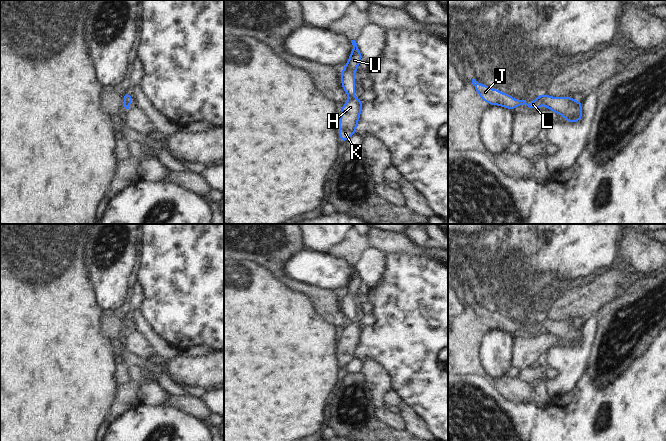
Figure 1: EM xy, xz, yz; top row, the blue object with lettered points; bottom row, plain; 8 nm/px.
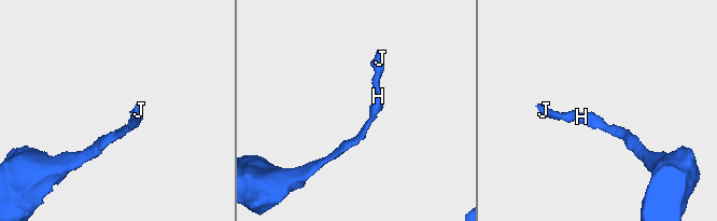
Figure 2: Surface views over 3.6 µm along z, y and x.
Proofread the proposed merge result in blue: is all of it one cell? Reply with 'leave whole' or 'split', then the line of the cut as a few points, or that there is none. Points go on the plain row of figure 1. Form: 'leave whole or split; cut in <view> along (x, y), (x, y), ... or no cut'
leave whole; no cut

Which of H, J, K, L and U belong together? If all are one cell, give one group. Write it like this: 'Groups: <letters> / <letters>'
Groups: H J K L U.

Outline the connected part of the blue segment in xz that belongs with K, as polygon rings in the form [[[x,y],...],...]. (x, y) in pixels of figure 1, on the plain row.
[[[351,264],[353,273],[348,282],[347,288],[342,292],[341,310],[348,320],[348,325],[341,330],[339,342],[339,360],[341,367],[345,367],[351,360],[357,358],[356,352],[360,343],[363,327],[355,319],[355,297],[363,280],[359,275],[355,264]]]

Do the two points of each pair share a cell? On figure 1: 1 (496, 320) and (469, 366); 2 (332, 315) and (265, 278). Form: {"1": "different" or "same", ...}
{"1": "same", "2": "different"}

